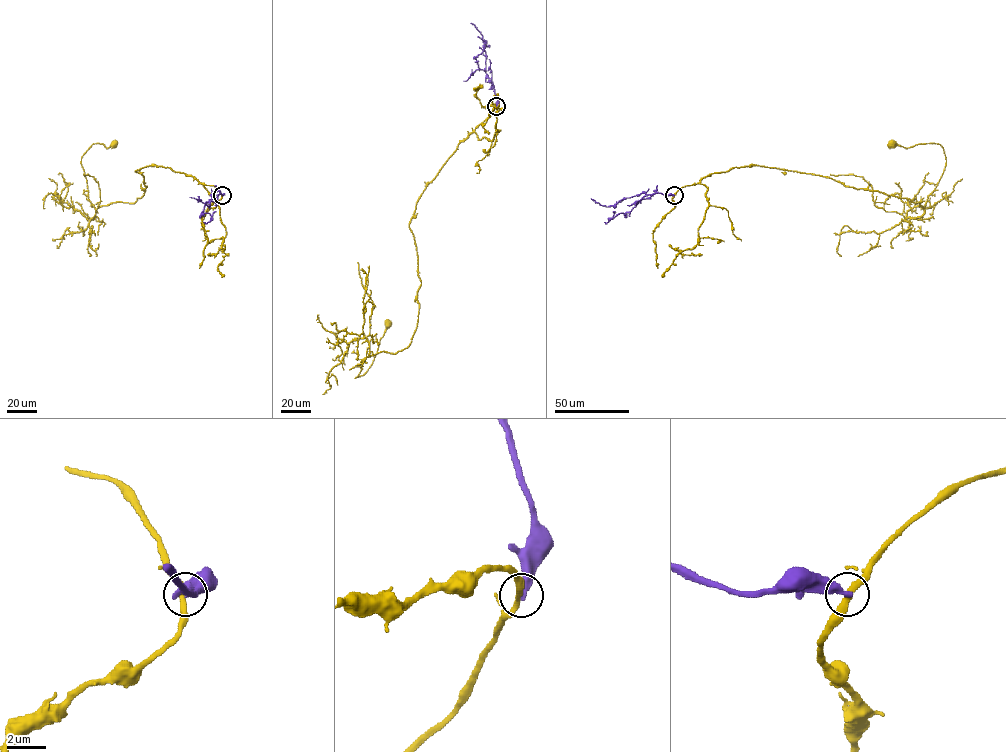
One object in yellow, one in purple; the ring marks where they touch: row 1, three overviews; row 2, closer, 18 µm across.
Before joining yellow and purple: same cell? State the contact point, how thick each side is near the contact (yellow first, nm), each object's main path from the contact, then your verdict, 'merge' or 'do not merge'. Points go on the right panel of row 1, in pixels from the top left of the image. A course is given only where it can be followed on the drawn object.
at (674, 195); 300 nm thick on the yellow side, 360 nm on the other; yellow runs (674, 195), (711, 174), (758, 165), (828, 177), (921, 202), (924, 209), (946, 165), (943, 148), (891, 145); purple runs (674, 195), (648, 194), (630, 211), (604, 222); do not merge

